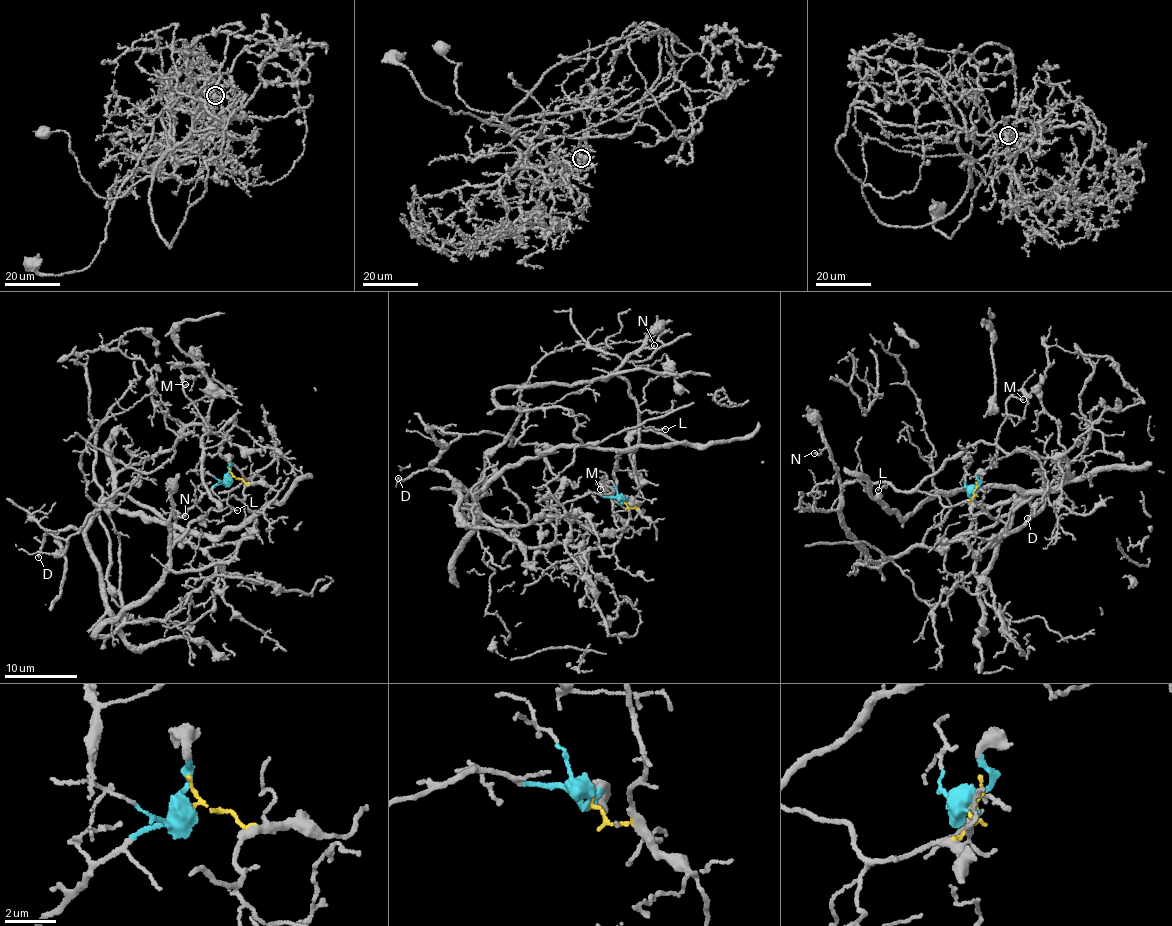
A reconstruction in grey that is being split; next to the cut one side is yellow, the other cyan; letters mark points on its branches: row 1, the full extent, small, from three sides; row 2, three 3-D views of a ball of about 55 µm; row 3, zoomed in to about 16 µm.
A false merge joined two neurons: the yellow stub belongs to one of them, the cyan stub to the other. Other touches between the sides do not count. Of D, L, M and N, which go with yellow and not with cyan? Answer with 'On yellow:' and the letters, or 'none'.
On yellow: L, M, N

